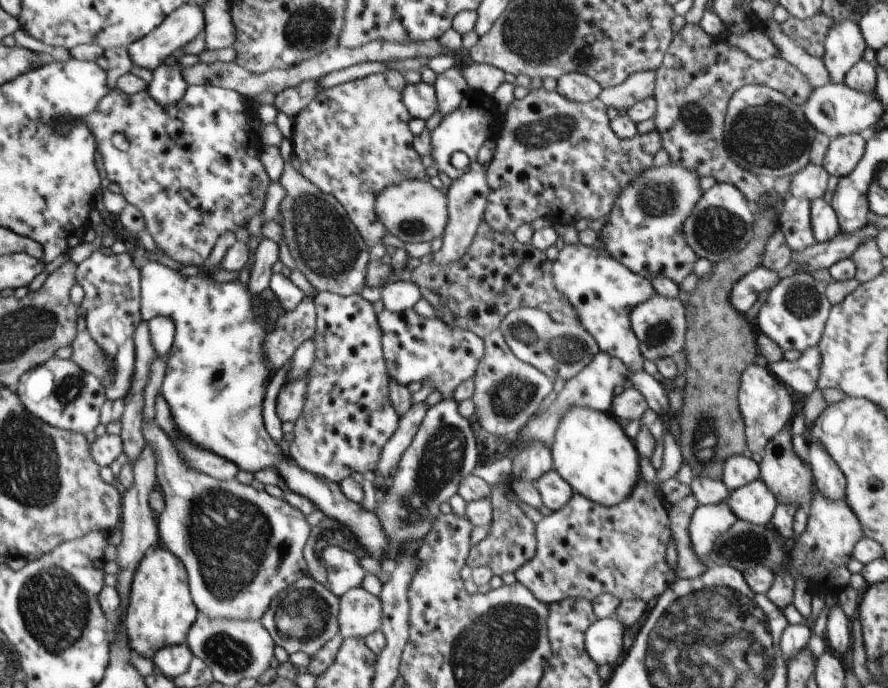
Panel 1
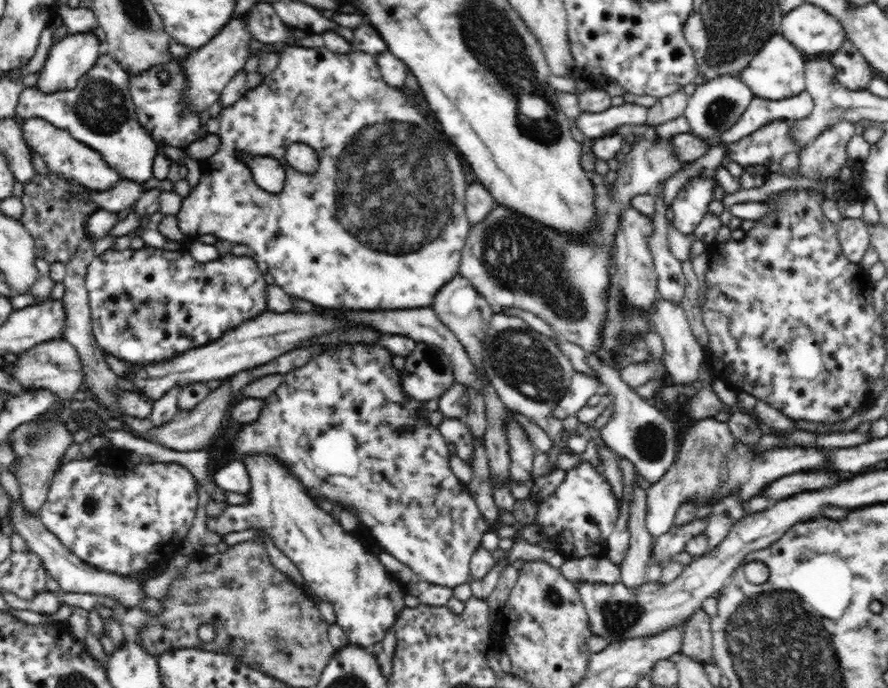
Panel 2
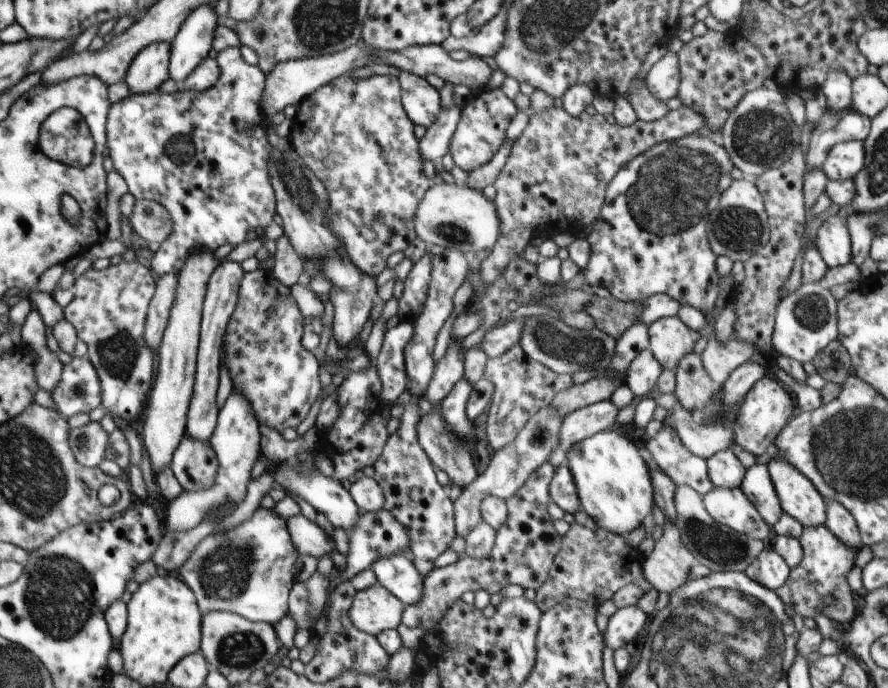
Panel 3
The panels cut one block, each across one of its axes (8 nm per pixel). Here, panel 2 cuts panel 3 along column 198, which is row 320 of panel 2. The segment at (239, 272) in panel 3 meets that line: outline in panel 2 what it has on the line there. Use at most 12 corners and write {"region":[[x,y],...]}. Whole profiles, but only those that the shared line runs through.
{"region":[[432,307],[350,313],[377,332],[437,346],[456,383],[483,393],[476,367]]}

